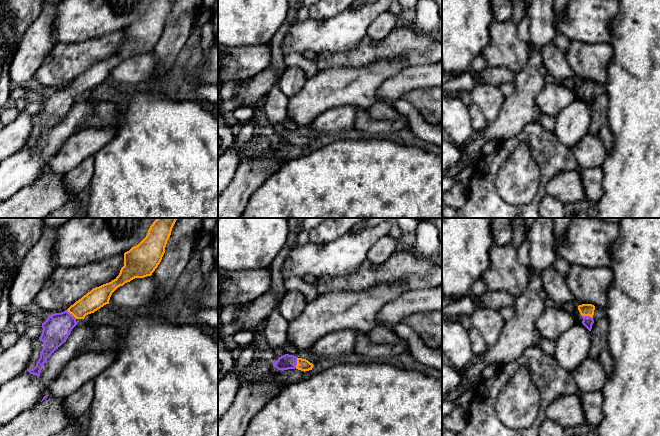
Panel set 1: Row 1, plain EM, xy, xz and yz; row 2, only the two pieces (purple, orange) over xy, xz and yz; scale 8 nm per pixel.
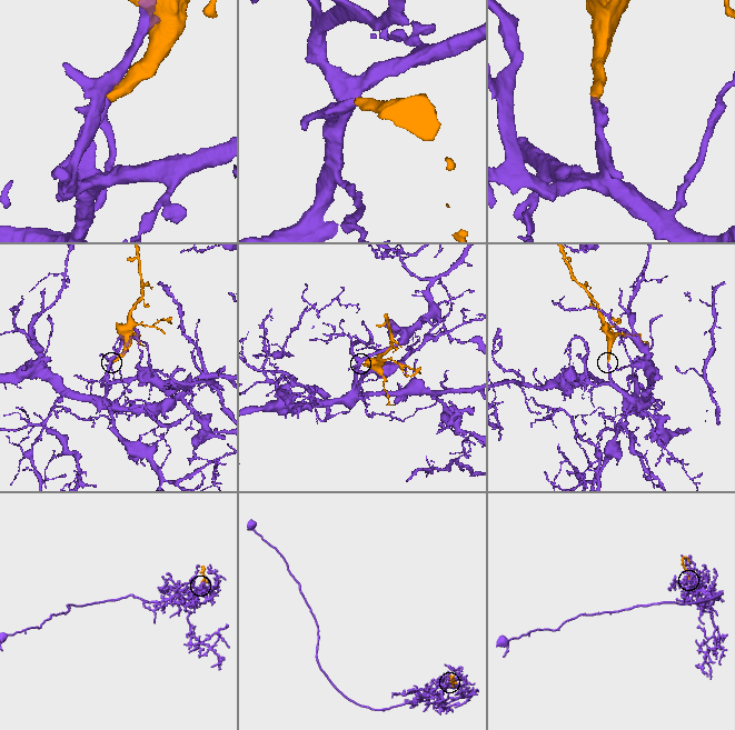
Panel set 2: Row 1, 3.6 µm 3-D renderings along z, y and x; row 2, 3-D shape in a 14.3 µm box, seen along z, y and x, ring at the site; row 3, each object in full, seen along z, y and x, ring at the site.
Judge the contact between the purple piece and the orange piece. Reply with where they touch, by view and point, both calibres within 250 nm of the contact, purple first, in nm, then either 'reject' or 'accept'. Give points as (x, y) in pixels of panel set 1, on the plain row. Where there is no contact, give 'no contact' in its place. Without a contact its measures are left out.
contact yz (587, 92); calibres 90 and 100 nm; accept

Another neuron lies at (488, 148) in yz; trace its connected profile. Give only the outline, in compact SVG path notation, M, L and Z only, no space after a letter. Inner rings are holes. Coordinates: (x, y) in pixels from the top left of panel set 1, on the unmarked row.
M492 140L487 141L482 147L481 155L486 156L486 155L492 154L496 149L497 145L498 145L498 142L496 141L492 141Z

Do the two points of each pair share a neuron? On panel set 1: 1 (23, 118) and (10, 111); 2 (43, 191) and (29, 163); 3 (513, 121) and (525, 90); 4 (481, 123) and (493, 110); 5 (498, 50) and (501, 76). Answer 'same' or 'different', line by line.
1: different
2: different
3: same
4: different
5: different

